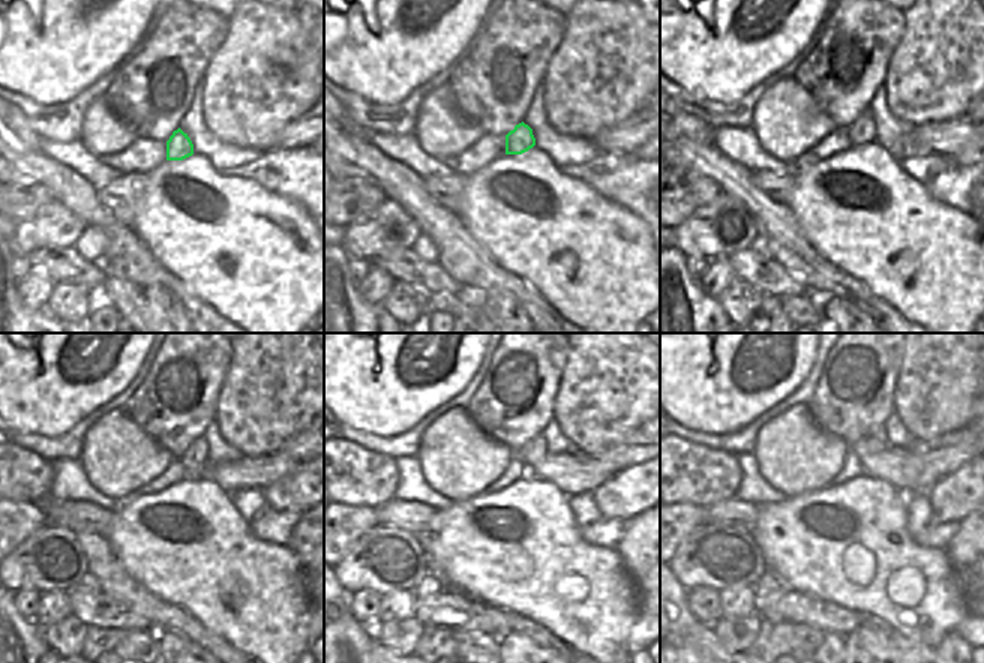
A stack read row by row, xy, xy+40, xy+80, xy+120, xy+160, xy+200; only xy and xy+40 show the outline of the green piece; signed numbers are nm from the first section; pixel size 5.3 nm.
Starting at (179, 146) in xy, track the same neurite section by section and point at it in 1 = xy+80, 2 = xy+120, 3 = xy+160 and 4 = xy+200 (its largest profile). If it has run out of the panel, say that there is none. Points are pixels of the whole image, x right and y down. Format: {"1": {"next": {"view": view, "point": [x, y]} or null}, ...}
{"1": {"next": {"view": "xy+80", "point": [861, 132]}}, "2": {"next": {"view": "xy+120", "point": [195, 461]}}, "3": {"next": {"view": "xy+160", "point": [536, 449]}}, "4": {"next": {"view": "xy+200", "point": [876, 441]}}}

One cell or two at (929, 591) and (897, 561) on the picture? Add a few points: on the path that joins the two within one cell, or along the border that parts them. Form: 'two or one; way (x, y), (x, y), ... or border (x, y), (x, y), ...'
one; way (921, 585), (905, 569)

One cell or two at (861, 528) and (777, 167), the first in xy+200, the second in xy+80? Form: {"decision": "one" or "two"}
{"decision": "two"}

